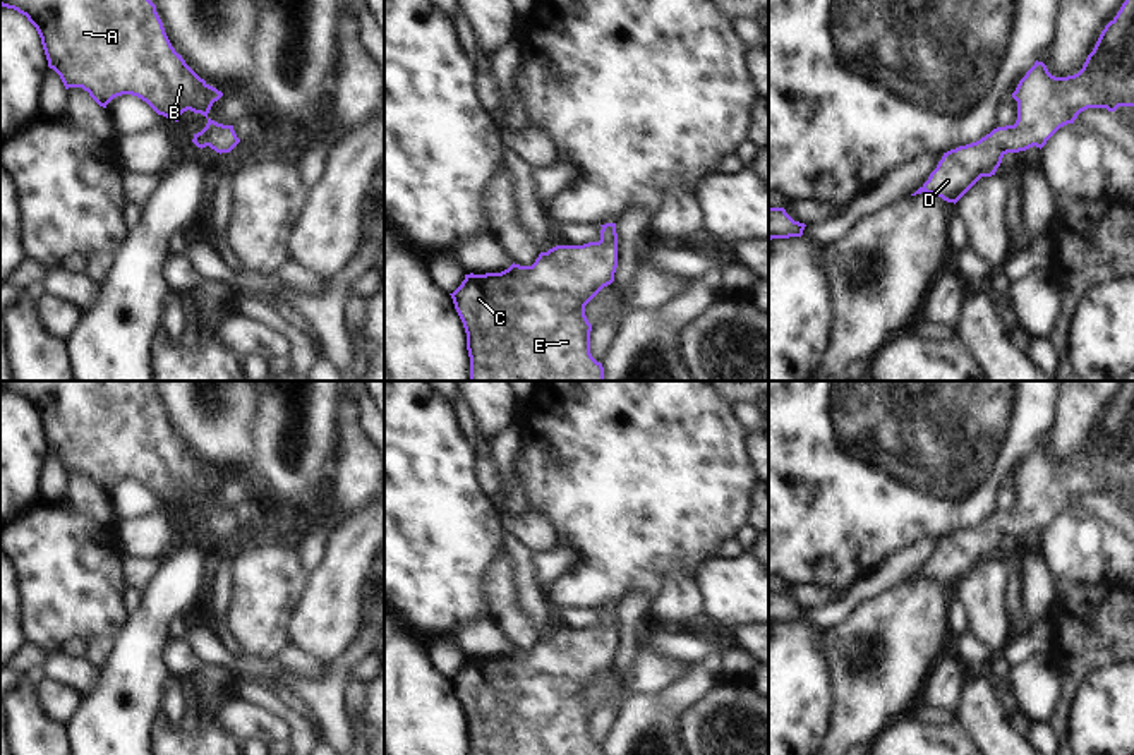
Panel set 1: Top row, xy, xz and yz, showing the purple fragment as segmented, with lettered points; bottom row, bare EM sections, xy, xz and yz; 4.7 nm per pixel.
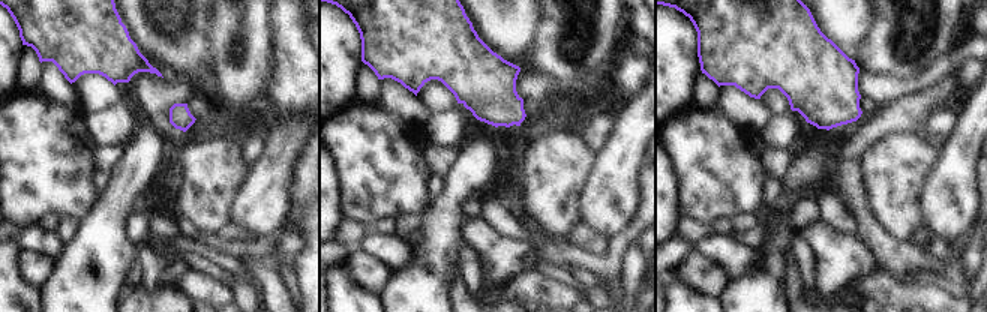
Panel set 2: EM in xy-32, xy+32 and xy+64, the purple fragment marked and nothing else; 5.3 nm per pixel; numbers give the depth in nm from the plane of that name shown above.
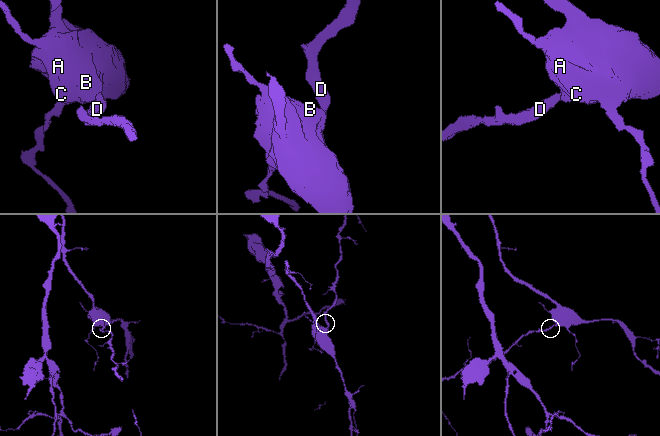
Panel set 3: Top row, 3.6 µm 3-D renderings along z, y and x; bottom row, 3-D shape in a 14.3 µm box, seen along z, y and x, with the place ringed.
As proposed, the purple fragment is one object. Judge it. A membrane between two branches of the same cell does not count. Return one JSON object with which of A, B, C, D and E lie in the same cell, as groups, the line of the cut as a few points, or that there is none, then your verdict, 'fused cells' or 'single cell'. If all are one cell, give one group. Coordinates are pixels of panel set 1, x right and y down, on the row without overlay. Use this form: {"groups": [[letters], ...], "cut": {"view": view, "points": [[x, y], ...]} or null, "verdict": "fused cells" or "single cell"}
{"groups": [["A", "B", "C", "D", "E"]], "cut": null, "verdict": "single cell"}

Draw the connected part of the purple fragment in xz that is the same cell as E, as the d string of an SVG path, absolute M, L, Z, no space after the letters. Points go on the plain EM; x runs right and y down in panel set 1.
M616 607L600 611L599 626L556 630L540 637L532 650L513 647L501 657L465 659L449 680L467 717L470 755L604 755L590 738L592 709L585 700L585 690L614 666L618 652Z

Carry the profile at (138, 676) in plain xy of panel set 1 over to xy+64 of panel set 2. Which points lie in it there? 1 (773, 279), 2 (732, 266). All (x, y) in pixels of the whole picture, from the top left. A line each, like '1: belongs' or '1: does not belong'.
1: belongs
2: does not belong

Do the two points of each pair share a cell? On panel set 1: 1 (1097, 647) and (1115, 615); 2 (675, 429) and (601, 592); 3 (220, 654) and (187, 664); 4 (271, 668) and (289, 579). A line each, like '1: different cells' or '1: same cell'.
1: same cell
2: same cell
3: different cells
4: different cells

